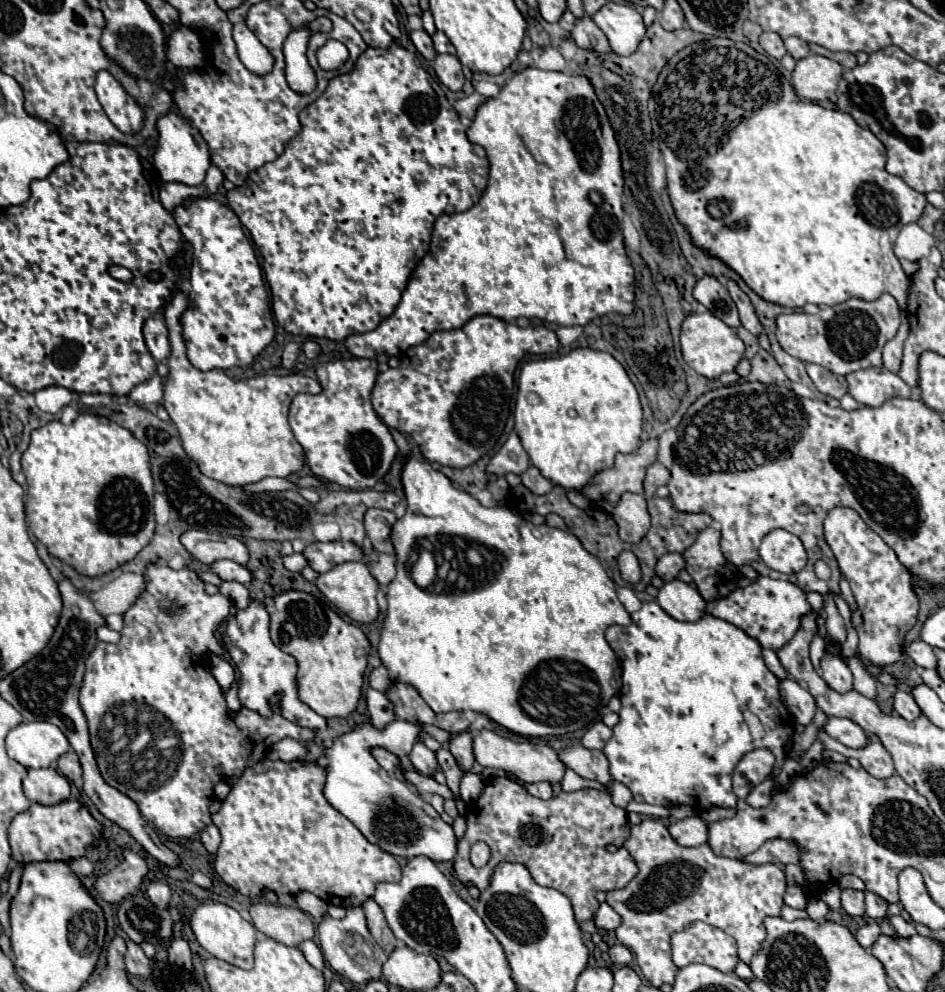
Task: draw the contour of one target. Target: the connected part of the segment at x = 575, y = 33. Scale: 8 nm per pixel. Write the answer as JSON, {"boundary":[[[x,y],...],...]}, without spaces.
{"boundary":[[[584,16],[582,20],[576,22],[576,26],[572,28],[572,38],[574,38],[576,46],[580,46],[582,50],[594,50],[594,52],[602,52],[602,54],[612,52],[612,46],[608,42],[608,38],[604,36],[604,32],[588,16]]]}

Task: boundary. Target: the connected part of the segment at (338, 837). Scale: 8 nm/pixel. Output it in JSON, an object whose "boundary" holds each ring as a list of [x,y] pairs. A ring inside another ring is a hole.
{"boundary":[[[262,760],[248,768],[240,780],[232,786],[230,794],[222,802],[222,808],[212,816],[218,826],[222,842],[218,848],[218,860],[214,864],[218,876],[240,894],[248,898],[258,898],[260,888],[266,886],[278,896],[296,896],[308,890],[328,904],[338,906],[360,906],[374,894],[378,882],[398,882],[402,868],[392,854],[382,852],[378,846],[370,844],[356,826],[340,812],[336,812],[322,794],[324,788],[324,768],[314,764],[282,762],[282,760]]]}

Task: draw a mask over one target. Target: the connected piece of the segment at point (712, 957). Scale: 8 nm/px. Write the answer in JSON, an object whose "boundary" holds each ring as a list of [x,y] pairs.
{"boundary":[[[694,922],[686,930],[672,934],[672,960],[678,968],[698,962],[698,964],[712,966],[720,972],[734,972],[734,968],[738,964],[736,940],[716,926],[710,926],[706,922]]]}

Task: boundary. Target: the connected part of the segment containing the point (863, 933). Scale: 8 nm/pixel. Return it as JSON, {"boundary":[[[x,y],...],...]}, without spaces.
{"boundary":[[[868,922],[866,926],[858,928],[858,932],[856,932],[856,940],[858,940],[864,948],[870,948],[870,946],[876,942],[878,936],[880,936],[880,926],[878,926],[876,922]]]}

